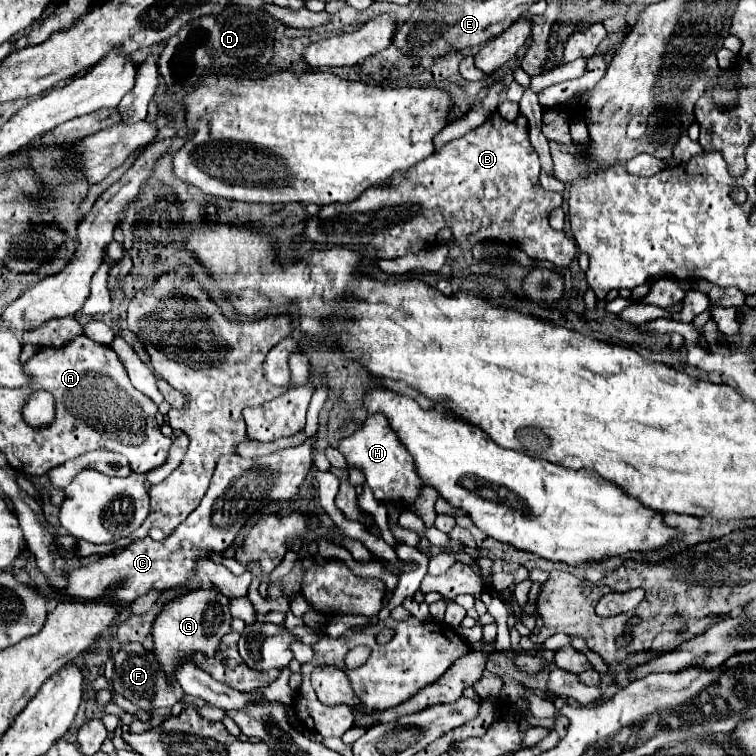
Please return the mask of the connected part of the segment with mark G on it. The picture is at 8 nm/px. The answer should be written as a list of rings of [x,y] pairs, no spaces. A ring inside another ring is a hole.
[[[199,587],[191,589],[175,599],[167,601],[165,607],[157,613],[153,625],[153,639],[155,639],[155,657],[159,659],[163,671],[167,675],[175,675],[175,667],[179,659],[187,657],[193,659],[195,651],[203,651],[205,655],[213,655],[219,649],[219,639],[229,633],[229,597],[225,597],[215,587]]]

